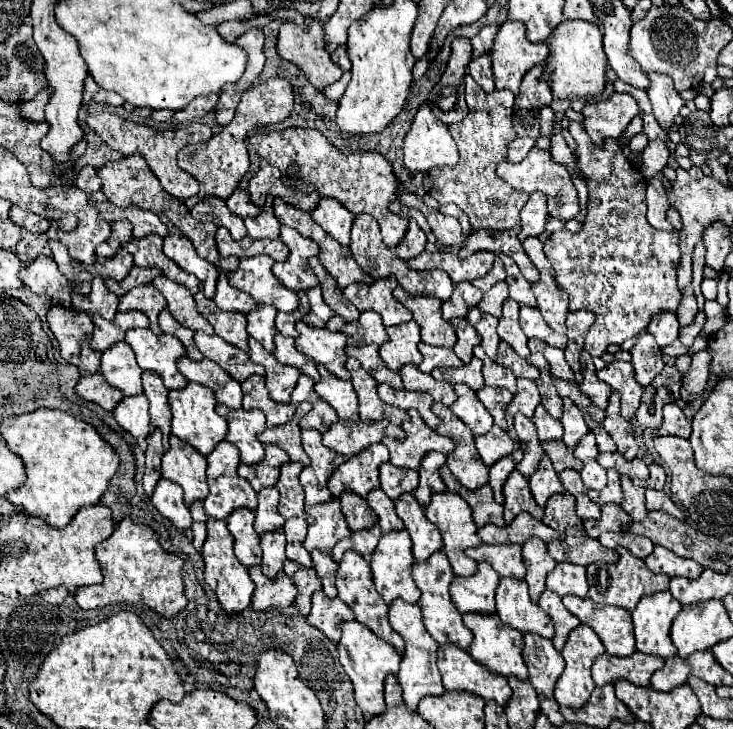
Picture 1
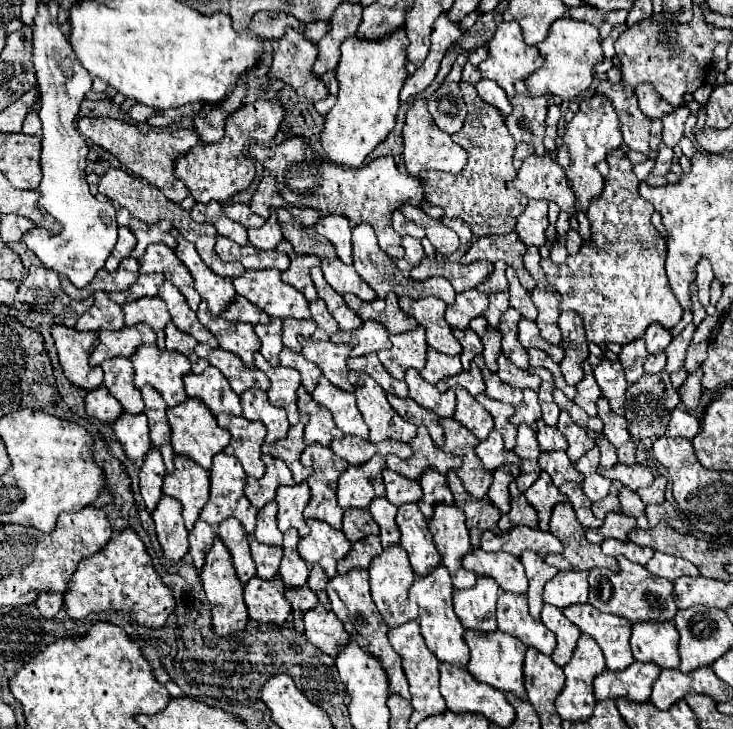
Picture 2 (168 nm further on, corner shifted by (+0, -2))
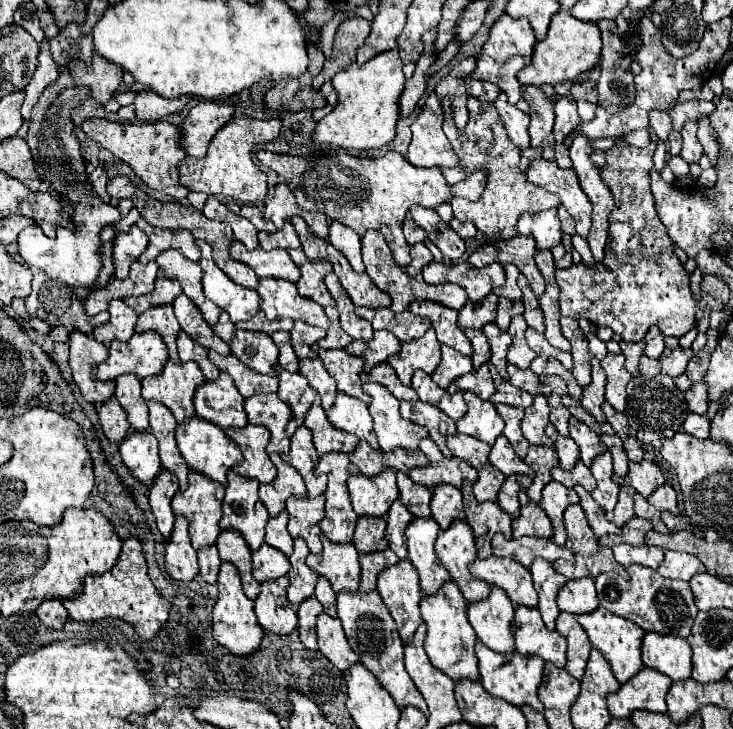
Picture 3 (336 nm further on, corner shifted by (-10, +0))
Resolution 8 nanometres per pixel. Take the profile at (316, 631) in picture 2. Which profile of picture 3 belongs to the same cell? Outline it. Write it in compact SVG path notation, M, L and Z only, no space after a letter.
M322 613L318 617L318 645L320 645L320 653L334 663L336 669L346 671L350 665L354 665L358 661L356 653L352 653L352 647L348 645L348 641L344 641L344 631L340 629L340 619L336 617L328 617L326 613Z

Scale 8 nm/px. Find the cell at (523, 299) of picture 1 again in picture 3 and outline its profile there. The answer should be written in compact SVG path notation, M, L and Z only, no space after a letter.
M524 275L518 277L518 287L522 291L522 301L524 301L524 319L528 323L528 327L532 327L538 333L544 333L544 319L540 313L540 305L538 299L534 297L534 293L530 291L530 285L526 281Z

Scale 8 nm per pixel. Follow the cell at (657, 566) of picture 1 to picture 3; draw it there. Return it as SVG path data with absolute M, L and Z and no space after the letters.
M666 551L664 563L656 571L668 579L690 581L696 573L706 573L706 567L702 565L700 559L696 559L696 555L688 555L680 551Z

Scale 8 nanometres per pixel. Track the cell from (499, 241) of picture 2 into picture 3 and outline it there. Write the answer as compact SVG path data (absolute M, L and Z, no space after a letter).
M512 237L512 239L504 239L504 241L496 241L496 243L486 243L482 247L478 247L470 257L470 265L474 267L486 267L490 263L514 263L520 273L526 275L532 293L536 297L544 295L544 279L540 275L540 271L536 269L534 263L534 253L536 253L536 245L532 241L532 237Z

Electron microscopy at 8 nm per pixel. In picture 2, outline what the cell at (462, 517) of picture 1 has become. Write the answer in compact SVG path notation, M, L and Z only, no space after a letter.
M438 505L428 521L436 549L442 555L442 565L448 567L456 589L474 587L478 575L462 567L462 557L472 549L462 509L456 505Z

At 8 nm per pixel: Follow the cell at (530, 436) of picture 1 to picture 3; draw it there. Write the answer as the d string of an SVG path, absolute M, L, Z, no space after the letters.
M534 445L528 449L528 455L524 457L524 461L532 467L534 471L534 483L526 489L530 501L540 503L542 501L542 489L544 485L548 485L550 479L550 469L558 467L558 455L552 449L536 449Z

